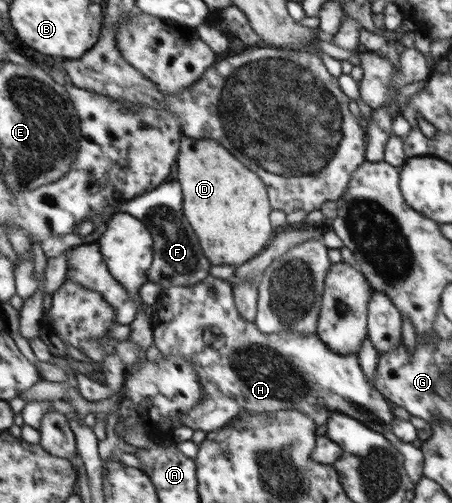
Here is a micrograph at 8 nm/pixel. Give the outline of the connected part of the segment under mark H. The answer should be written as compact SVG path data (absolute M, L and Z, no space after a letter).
M206 276L201 283L191 287L169 287L164 289L155 304L160 322L154 328L154 343L163 355L185 356L199 372L202 388L206 394L197 407L181 416L181 423L195 430L217 431L232 422L243 411L275 412L275 410L301 410L309 416L322 410L342 412L362 421L375 432L391 430L393 413L387 399L380 395L374 385L368 383L363 374L357 354L335 353L323 344L315 333L311 336L299 332L263 333L254 321L246 321L237 310L233 284L215 276Z

